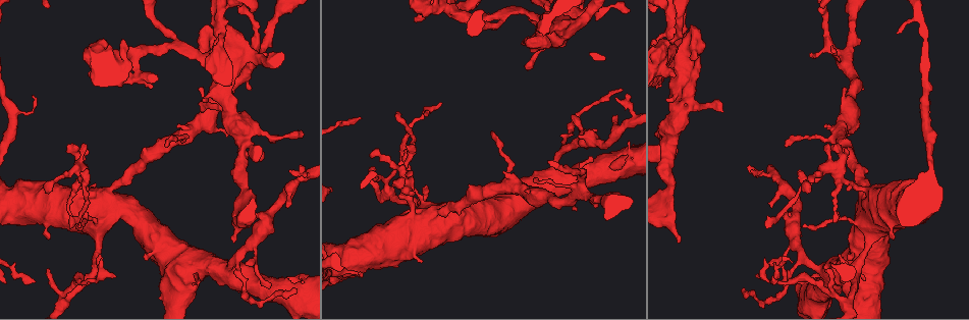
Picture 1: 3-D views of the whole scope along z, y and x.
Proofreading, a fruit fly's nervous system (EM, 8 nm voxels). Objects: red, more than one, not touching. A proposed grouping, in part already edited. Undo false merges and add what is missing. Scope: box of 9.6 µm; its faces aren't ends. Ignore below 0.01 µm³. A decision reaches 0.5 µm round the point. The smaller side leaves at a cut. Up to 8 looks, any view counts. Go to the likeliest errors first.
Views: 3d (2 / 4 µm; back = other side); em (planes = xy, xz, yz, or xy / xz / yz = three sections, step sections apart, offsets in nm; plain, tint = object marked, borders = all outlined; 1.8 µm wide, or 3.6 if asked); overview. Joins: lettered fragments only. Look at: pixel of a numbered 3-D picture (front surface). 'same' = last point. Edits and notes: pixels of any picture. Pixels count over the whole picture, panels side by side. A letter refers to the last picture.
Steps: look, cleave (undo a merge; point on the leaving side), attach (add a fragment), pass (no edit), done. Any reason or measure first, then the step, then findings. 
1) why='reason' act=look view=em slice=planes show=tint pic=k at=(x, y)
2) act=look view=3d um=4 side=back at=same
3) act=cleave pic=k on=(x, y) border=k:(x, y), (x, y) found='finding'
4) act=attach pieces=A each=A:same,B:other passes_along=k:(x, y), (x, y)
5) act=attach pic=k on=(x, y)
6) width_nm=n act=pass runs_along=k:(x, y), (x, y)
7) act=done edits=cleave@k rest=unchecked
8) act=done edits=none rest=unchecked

why='small branch off a trunk' act=look view=3d um=4 side=back pic=1 at=(128, 56)

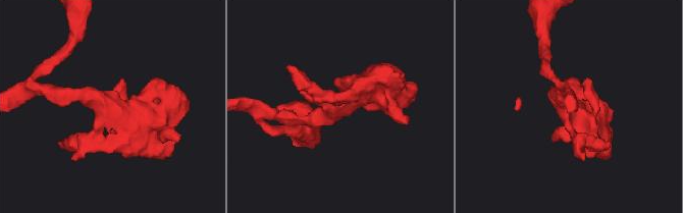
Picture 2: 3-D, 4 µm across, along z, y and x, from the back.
why='need the tissue' act=look view=em um=3.6 slice=yz step=8 show=tint pic=2 at=(340, 106)

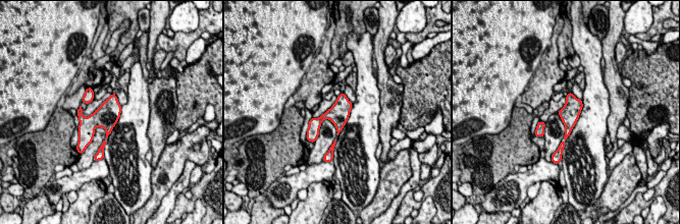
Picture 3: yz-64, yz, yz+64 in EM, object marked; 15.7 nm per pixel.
why='another direction' act=look view=em um=3.6 slice=planes show=borders at=same

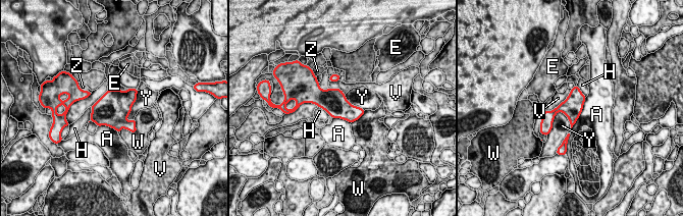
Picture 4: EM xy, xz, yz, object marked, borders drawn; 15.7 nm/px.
width_nm=320 act=pass each=A:other,E:other,H:other,V:other,W:other,Y:other,Z:other border=4:(562, 111), (556, 114), (547, 133) found='one neuron here'

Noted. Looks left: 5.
why='abrupt turn' act=look view=em slice=planes show=borders pic=1 at=(226, 94)

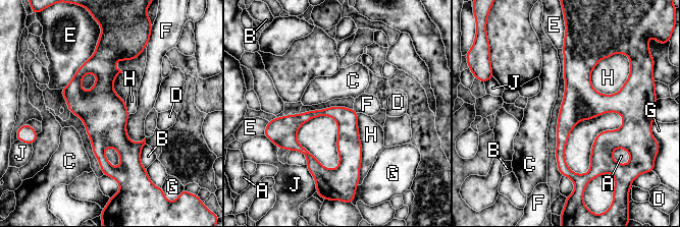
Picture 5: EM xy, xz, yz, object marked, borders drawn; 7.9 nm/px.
longest_contact=E:440nm act=pass each=A:other,B:other,C:other,D:other,E:other,F:other,G:other,H:other,J:other border=5:(128, 114), (126, 134), (139, 143) found='continuous, no second neuron'

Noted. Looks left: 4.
why='arms part here' act=look view=3d um=4 pic=1 at=(845, 106)

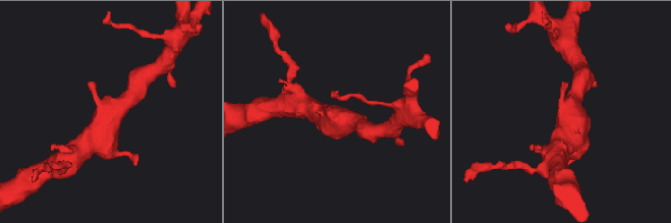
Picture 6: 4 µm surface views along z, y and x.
why='now the EM' act=look view=em slice=planes show=borders pic=6 at=(344, 115)

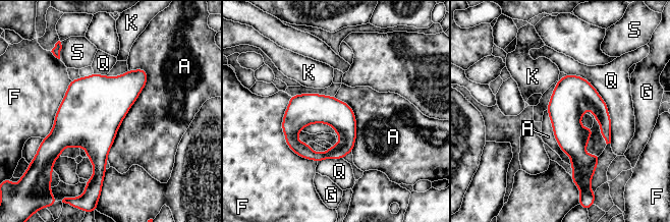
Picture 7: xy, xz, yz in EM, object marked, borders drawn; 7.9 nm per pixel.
act=pass each=A:other,F:other,G:other,K:other,Q:other,S:other runs_along=7:(568, 76), (568, 132), (579, 173) found='one neuron here'

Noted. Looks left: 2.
act=done edits=none rest=unchecked

